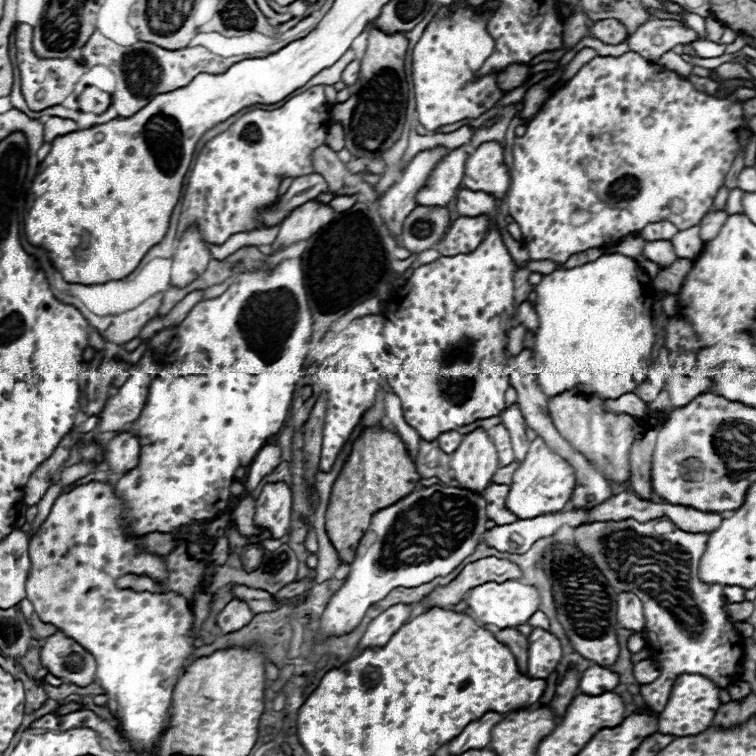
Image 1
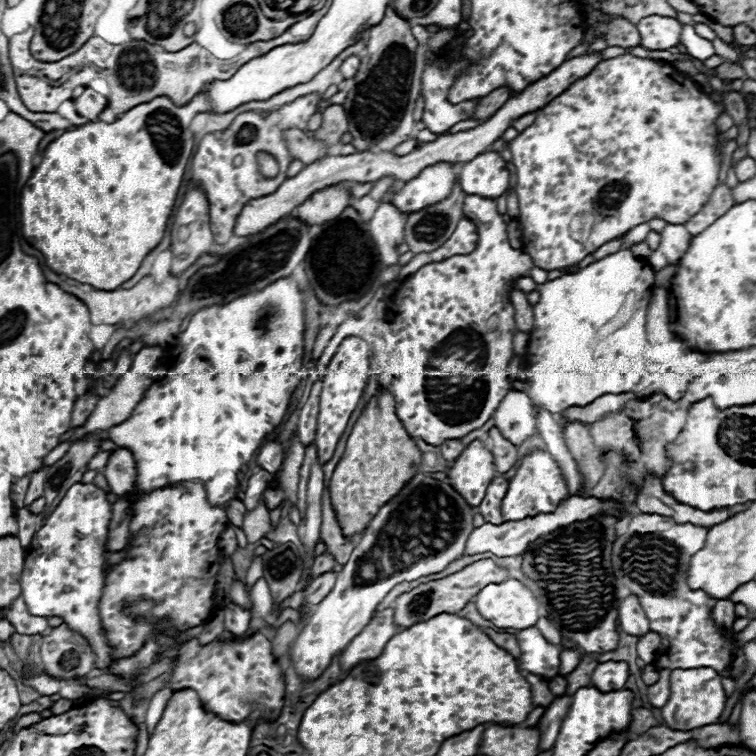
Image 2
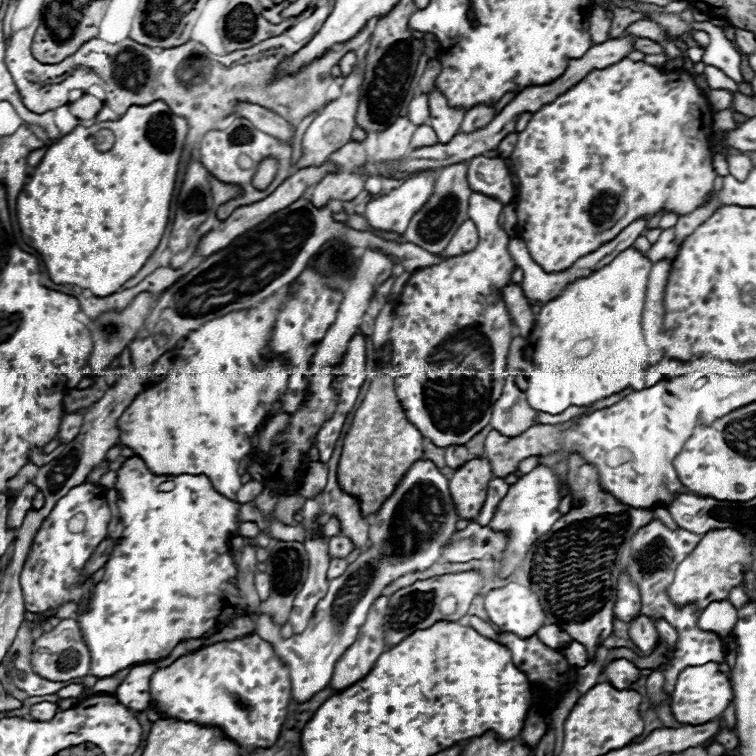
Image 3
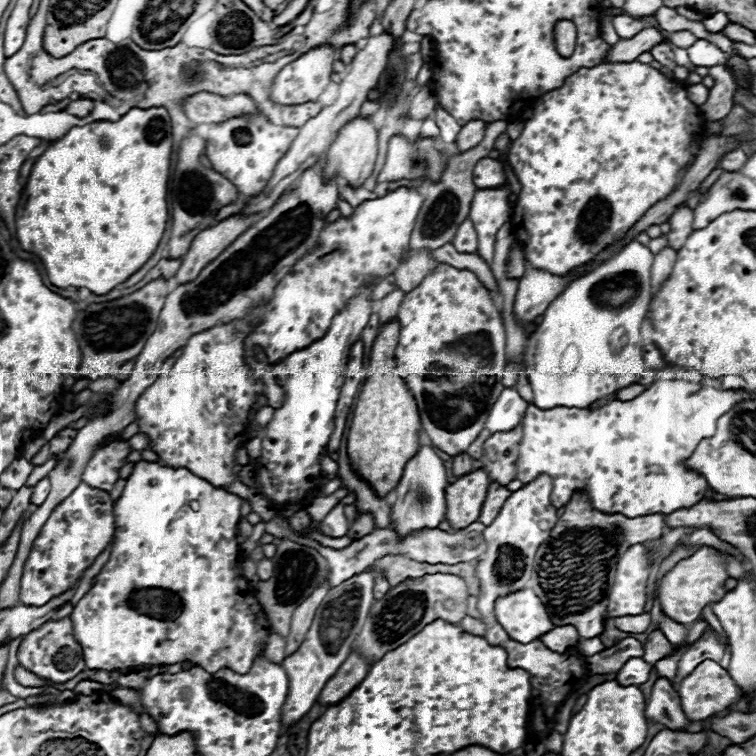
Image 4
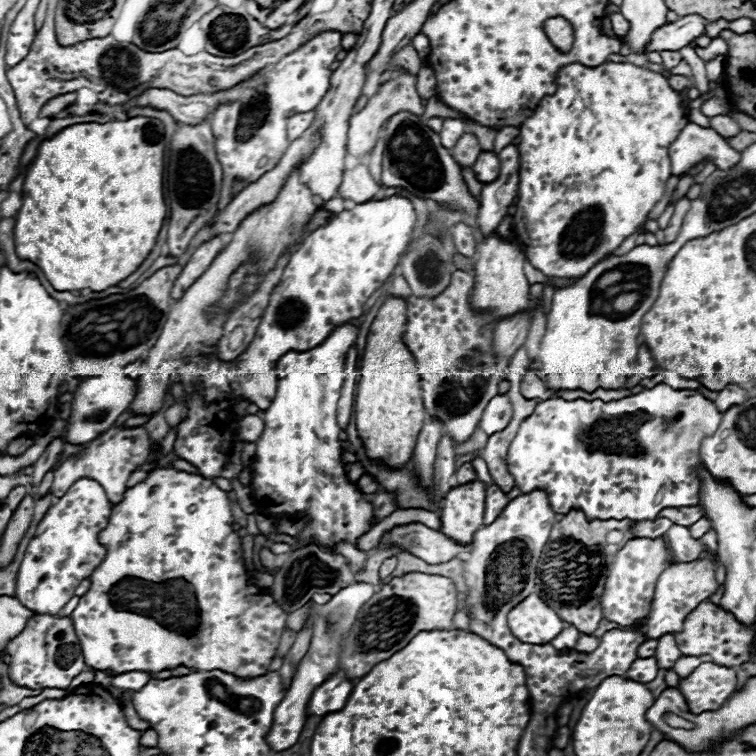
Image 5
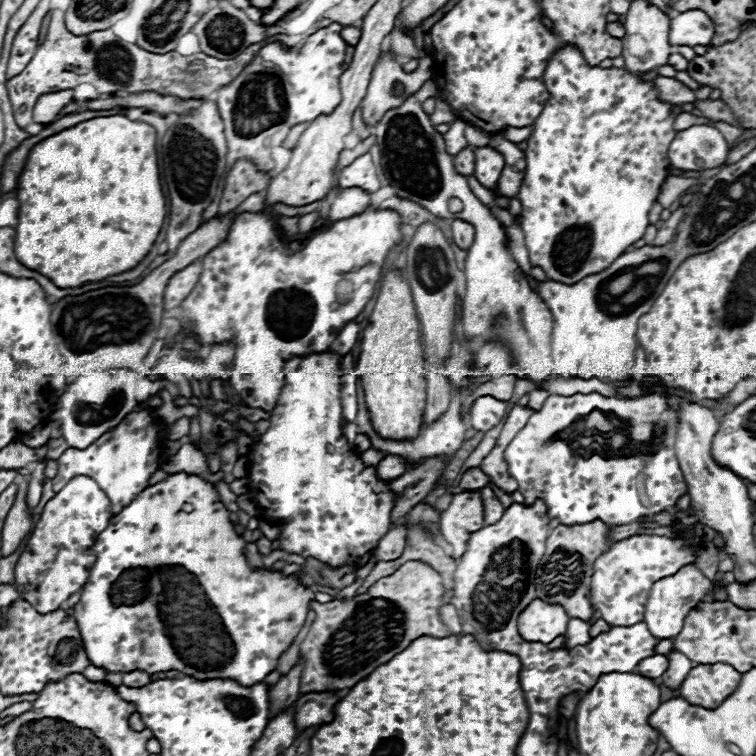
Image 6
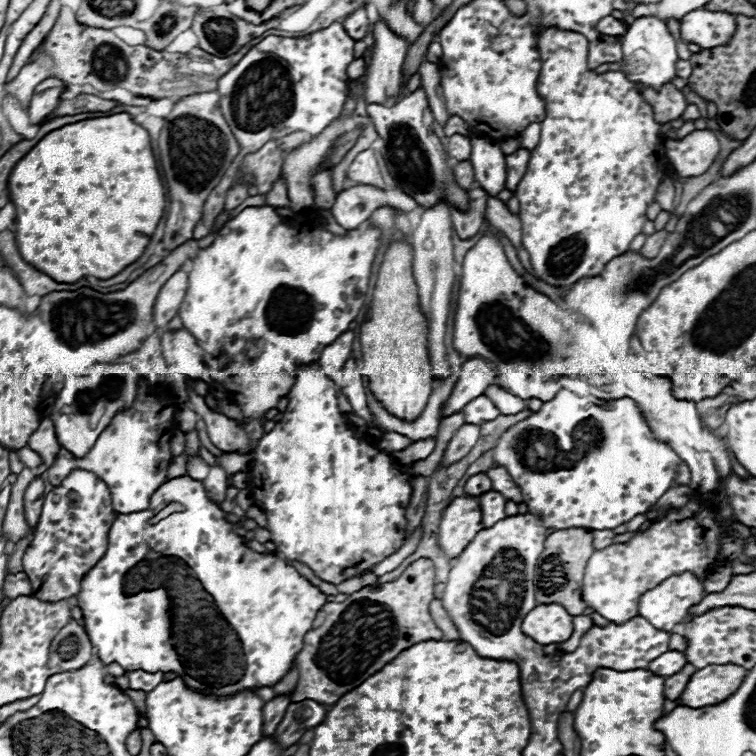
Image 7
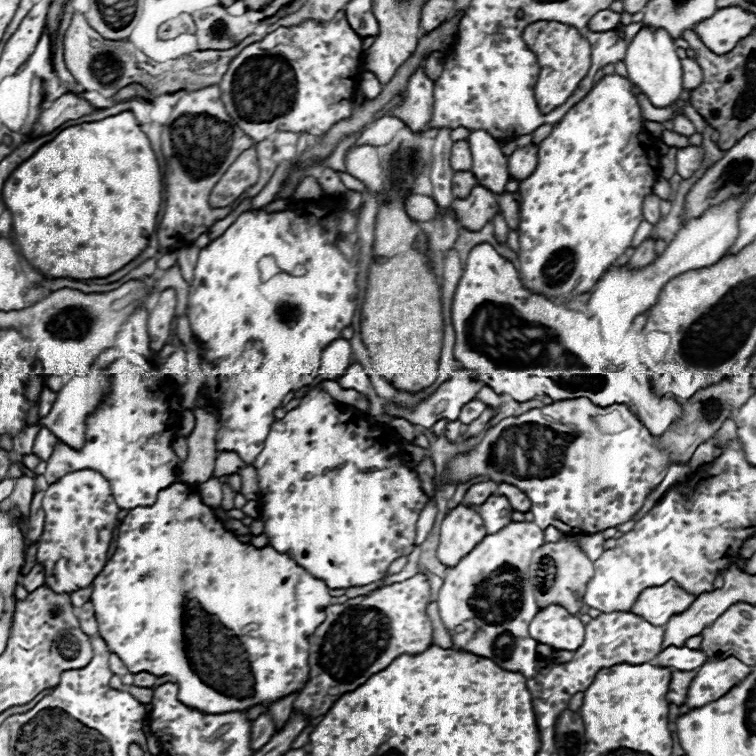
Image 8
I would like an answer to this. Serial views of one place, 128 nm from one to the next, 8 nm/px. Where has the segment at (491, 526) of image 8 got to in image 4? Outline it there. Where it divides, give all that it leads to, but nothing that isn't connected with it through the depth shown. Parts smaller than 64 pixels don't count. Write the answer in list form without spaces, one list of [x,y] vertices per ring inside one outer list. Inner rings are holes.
[[[490,484],[488,486],[488,494],[486,494],[486,500],[482,504],[482,510],[480,510],[480,516],[478,516],[478,522],[482,522],[484,526],[492,524],[492,520],[498,516],[502,504],[506,502],[506,498],[510,496],[512,492],[506,488],[506,486],[500,486],[500,484]]]

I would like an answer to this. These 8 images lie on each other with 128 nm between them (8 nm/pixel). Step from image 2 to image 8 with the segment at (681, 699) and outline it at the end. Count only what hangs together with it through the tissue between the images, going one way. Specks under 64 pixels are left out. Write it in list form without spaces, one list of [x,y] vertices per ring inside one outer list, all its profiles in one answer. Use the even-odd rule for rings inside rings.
[[[734,656],[718,662],[706,662],[704,666],[700,666],[696,678],[688,688],[686,704],[690,708],[700,708],[722,698],[736,684],[740,684],[750,674],[750,670],[750,666],[742,664]]]

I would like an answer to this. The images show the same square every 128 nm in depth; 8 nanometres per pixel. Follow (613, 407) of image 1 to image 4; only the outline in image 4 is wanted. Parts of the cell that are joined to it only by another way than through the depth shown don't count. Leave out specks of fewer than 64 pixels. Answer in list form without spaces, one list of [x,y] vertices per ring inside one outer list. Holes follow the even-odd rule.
[[[516,426],[508,432],[496,432],[484,442],[482,464],[492,482],[506,486],[516,478],[516,458],[518,446],[522,440],[522,426]]]

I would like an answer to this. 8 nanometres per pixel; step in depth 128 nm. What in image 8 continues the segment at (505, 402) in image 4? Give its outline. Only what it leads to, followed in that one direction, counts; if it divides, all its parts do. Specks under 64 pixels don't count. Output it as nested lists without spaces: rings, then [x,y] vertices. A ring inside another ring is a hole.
[[[470,400],[464,408],[462,408],[462,412],[460,412],[460,416],[458,416],[458,420],[462,422],[462,424],[470,424],[472,420],[476,420],[480,414],[482,414],[482,410],[486,408],[486,404],[484,402],[480,402],[480,400]]]

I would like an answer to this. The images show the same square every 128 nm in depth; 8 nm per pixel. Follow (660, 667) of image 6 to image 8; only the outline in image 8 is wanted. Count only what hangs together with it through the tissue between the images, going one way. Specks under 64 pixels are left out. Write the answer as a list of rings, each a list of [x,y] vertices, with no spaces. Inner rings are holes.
[[[686,646],[666,648],[654,660],[654,664],[658,664],[658,666],[668,666],[668,668],[676,668],[676,670],[696,670],[696,668],[700,668],[700,664],[706,664],[706,662],[708,662],[708,658],[702,650],[690,650]]]

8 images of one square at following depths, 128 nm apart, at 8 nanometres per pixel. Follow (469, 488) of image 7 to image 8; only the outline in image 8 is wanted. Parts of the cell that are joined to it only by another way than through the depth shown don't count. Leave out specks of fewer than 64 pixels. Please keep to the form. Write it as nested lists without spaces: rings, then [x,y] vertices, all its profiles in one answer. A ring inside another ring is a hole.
[[[488,480],[488,482],[474,484],[474,486],[470,486],[470,490],[466,492],[462,504],[466,504],[466,506],[480,506],[480,504],[484,504],[484,500],[486,500],[488,496],[494,494],[496,488],[498,488],[498,484],[496,484],[496,482],[490,482],[490,480]]]

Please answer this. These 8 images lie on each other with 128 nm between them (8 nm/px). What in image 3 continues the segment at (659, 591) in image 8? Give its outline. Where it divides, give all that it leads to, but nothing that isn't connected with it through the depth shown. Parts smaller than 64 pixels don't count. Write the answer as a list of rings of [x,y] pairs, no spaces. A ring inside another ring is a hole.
[[[734,528],[710,530],[702,536],[696,550],[678,564],[674,580],[668,586],[668,596],[678,608],[686,604],[696,604],[700,610],[704,610],[710,602],[726,600],[728,590],[742,584],[742,574],[750,570],[750,566],[750,540],[746,536],[742,536]]]

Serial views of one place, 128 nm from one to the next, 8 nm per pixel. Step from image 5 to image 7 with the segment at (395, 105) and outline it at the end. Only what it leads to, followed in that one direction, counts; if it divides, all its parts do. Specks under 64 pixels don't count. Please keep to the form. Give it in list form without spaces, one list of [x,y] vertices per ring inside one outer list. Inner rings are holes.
[[[382,18],[372,24],[372,42],[366,76],[366,104],[386,104],[390,98],[404,98],[406,92],[400,88],[402,64],[412,42],[394,34]]]

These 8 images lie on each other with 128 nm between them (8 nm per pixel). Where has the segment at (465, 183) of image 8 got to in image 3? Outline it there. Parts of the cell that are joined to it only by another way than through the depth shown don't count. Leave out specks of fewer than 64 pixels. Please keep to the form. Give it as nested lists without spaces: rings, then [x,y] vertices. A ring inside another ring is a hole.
[[[474,106],[472,110],[468,110],[464,114],[464,122],[462,122],[462,132],[474,132],[476,128],[484,128],[484,124],[490,124],[490,120],[494,118],[494,108],[490,106]]]

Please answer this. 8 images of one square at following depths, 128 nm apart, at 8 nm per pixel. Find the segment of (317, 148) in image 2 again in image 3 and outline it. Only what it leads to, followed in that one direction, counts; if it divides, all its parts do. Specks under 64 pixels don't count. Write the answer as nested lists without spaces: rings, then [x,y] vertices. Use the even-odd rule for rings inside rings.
[[[242,102],[234,108],[234,114],[250,120],[256,128],[260,128],[262,132],[268,132],[270,136],[276,136],[278,140],[288,140],[290,138],[290,124],[286,120],[282,120],[278,114],[266,110],[258,104]]]

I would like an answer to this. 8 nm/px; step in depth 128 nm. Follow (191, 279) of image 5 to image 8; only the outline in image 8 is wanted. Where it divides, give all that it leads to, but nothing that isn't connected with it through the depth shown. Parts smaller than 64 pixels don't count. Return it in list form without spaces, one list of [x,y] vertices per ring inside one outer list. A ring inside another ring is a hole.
[[[166,288],[158,294],[156,306],[148,314],[148,336],[150,336],[150,348],[158,352],[164,344],[168,344],[170,338],[170,324],[174,318],[176,308],[176,292],[174,288]]]

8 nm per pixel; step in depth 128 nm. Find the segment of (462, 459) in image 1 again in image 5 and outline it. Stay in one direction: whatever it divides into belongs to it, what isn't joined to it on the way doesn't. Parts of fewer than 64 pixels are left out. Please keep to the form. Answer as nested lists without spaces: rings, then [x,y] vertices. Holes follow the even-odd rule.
[[[480,480],[452,488],[440,508],[440,530],[458,544],[470,544],[472,534],[482,526],[484,490]]]

